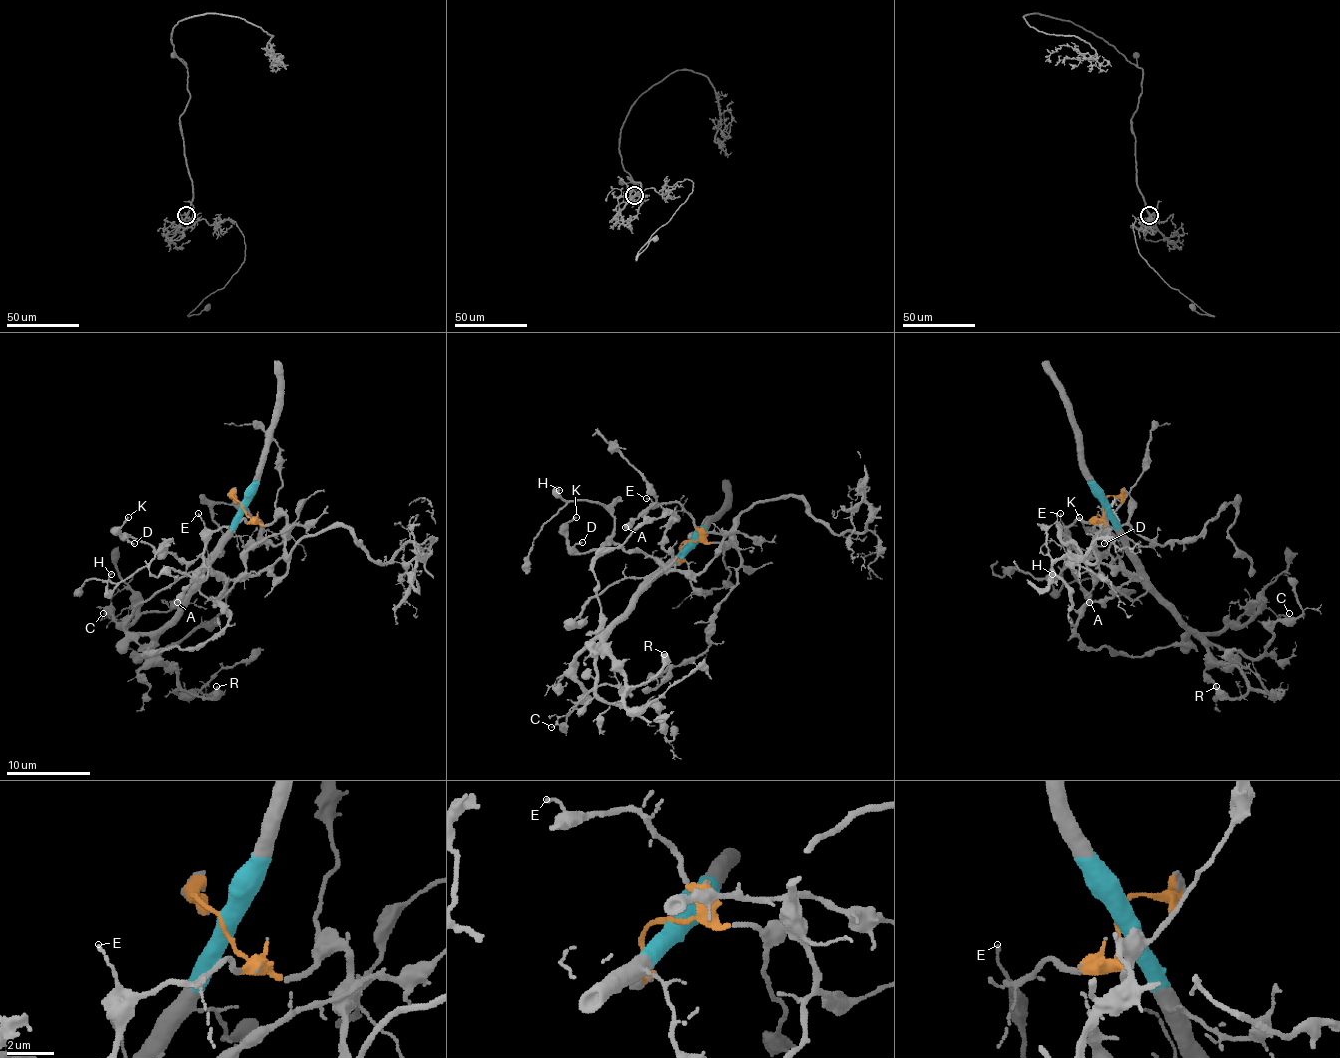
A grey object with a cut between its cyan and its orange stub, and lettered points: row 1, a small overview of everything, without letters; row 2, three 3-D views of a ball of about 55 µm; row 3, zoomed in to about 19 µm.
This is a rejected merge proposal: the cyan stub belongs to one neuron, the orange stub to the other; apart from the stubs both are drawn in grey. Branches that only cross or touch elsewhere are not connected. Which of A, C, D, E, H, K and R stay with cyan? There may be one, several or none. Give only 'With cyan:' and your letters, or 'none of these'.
With cyan: C, R

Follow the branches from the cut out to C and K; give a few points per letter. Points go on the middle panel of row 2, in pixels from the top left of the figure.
C: (689, 541), (577, 658), (575, 681), (583, 692), (579, 702), (552, 727)
K: (689, 541), (735, 543), (731, 529), (702, 571), (666, 571), (616, 543), (577, 552), (568, 543), (577, 516)

